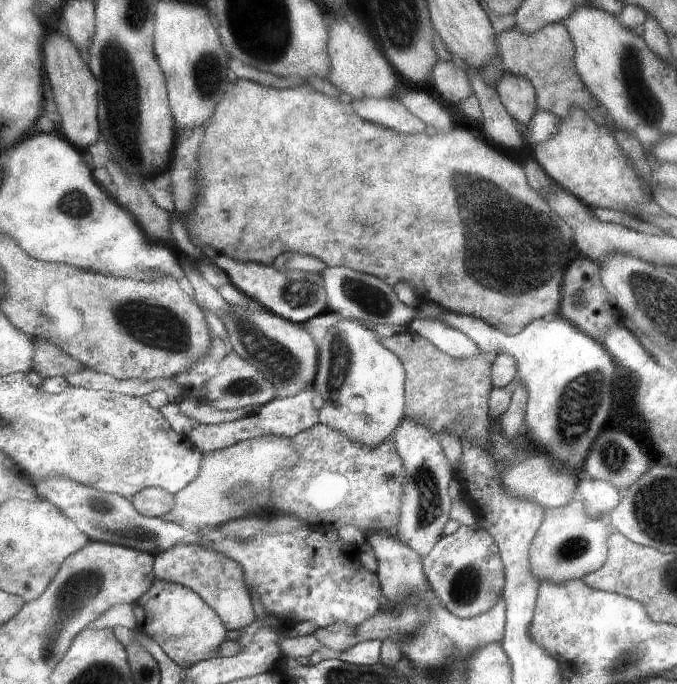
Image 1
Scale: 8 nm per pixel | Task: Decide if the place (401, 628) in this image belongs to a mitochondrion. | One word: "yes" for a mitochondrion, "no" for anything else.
no

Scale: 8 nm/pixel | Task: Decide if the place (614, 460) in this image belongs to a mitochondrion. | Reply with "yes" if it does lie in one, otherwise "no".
yes

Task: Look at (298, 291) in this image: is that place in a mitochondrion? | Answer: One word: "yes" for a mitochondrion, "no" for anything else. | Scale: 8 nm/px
yes

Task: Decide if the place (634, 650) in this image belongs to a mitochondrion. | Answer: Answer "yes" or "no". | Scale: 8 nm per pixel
yes

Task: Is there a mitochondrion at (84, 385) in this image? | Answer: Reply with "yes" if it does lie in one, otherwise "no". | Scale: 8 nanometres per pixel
no

